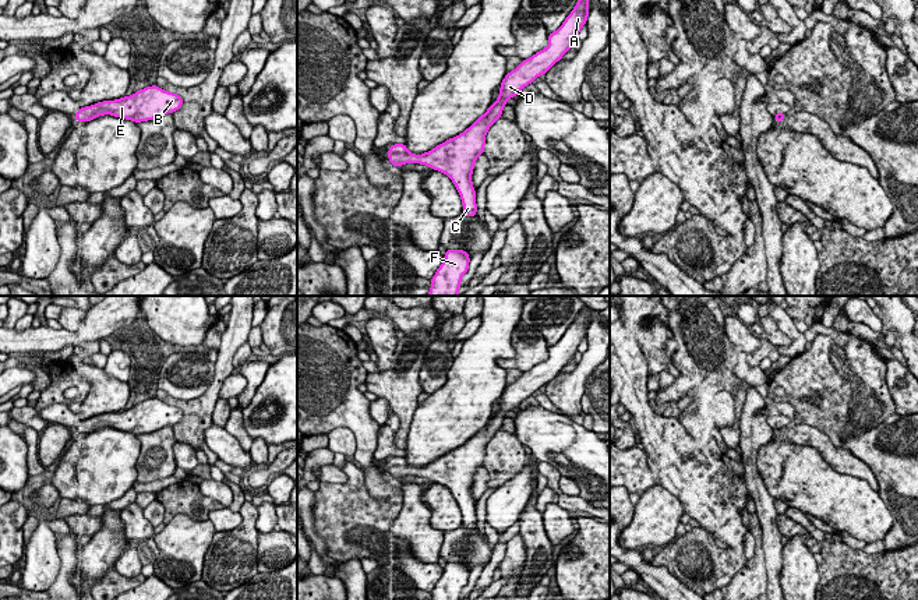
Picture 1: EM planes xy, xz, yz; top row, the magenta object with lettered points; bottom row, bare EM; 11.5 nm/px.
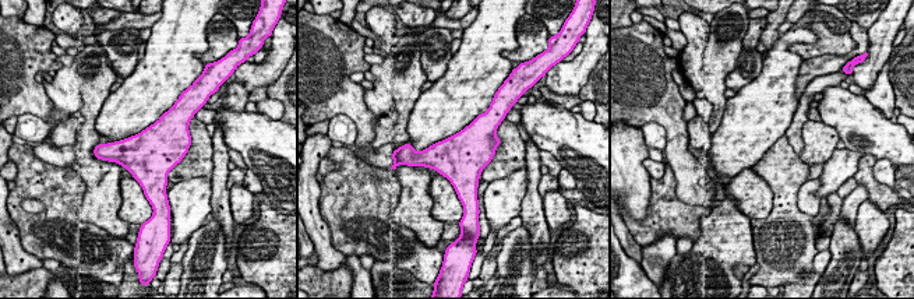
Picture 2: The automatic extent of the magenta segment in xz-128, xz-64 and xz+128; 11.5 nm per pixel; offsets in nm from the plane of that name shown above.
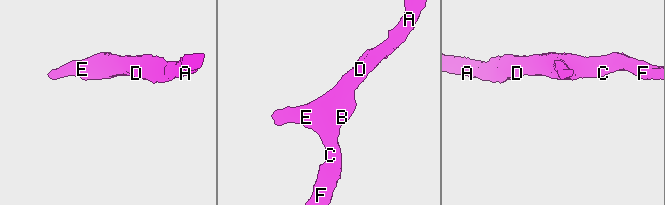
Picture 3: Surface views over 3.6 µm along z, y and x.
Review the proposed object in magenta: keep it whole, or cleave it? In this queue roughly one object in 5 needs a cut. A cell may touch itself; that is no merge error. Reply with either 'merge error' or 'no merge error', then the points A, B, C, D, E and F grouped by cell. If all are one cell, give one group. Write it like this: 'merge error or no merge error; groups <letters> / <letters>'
no merge error; groups A B C D E F

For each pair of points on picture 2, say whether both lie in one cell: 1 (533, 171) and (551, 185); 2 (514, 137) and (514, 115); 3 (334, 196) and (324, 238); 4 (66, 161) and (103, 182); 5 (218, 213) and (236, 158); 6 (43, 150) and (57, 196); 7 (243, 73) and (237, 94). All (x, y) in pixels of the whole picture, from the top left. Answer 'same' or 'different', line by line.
1: different
2: different
3: different
4: different
5: different
6: different
7: different

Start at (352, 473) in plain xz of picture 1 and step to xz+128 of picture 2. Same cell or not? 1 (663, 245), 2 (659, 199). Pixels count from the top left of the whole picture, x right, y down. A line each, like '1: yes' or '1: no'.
1: no
2: yes

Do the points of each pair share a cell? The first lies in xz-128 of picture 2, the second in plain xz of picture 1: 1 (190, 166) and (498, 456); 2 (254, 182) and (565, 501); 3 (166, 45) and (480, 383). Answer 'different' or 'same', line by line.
1: same
2: different
3: same

